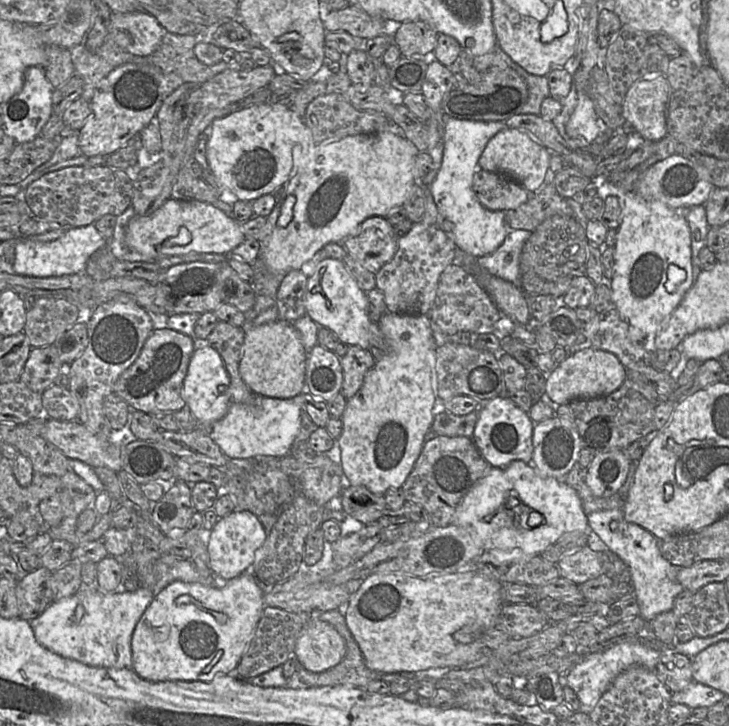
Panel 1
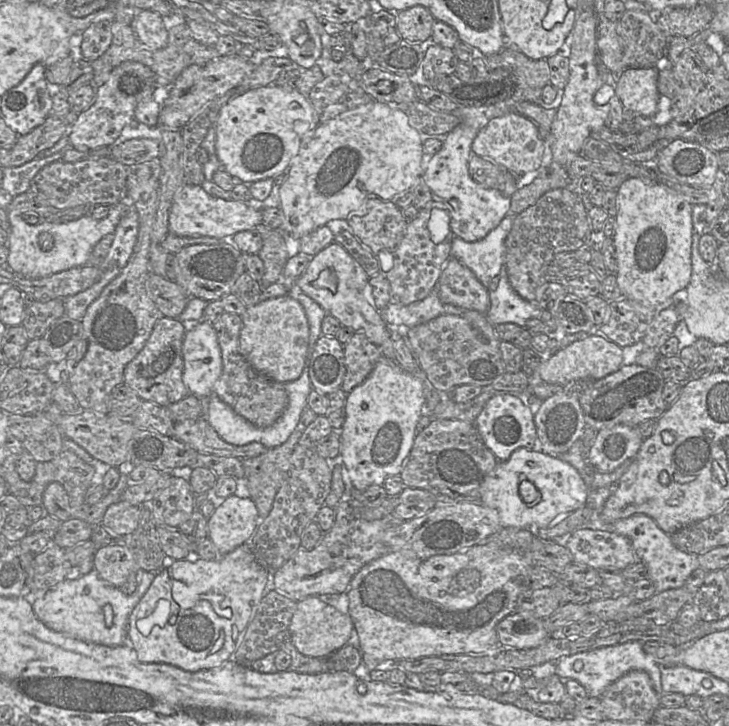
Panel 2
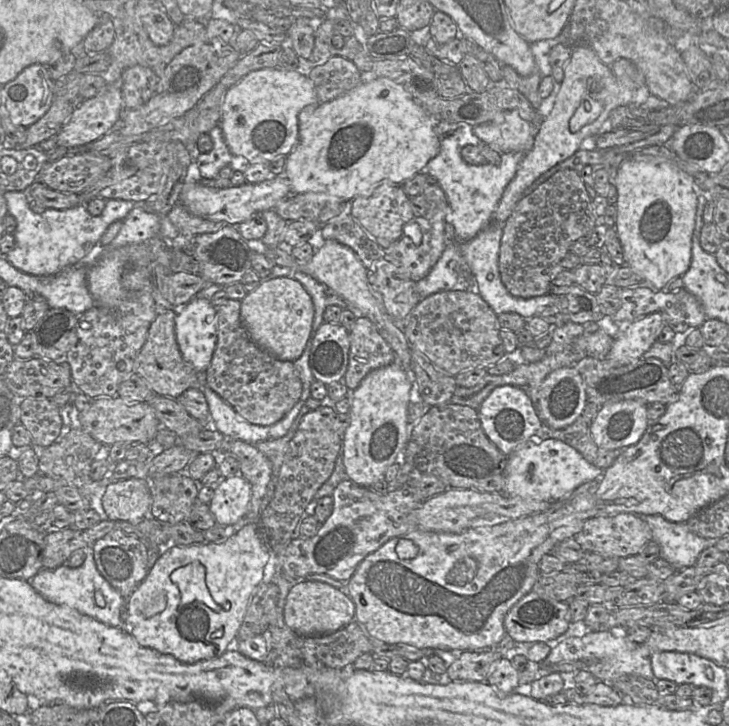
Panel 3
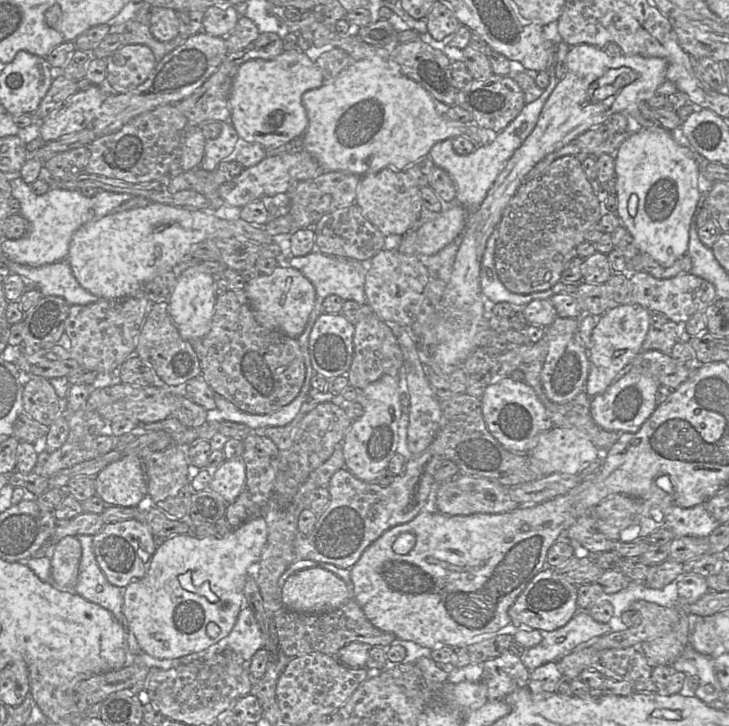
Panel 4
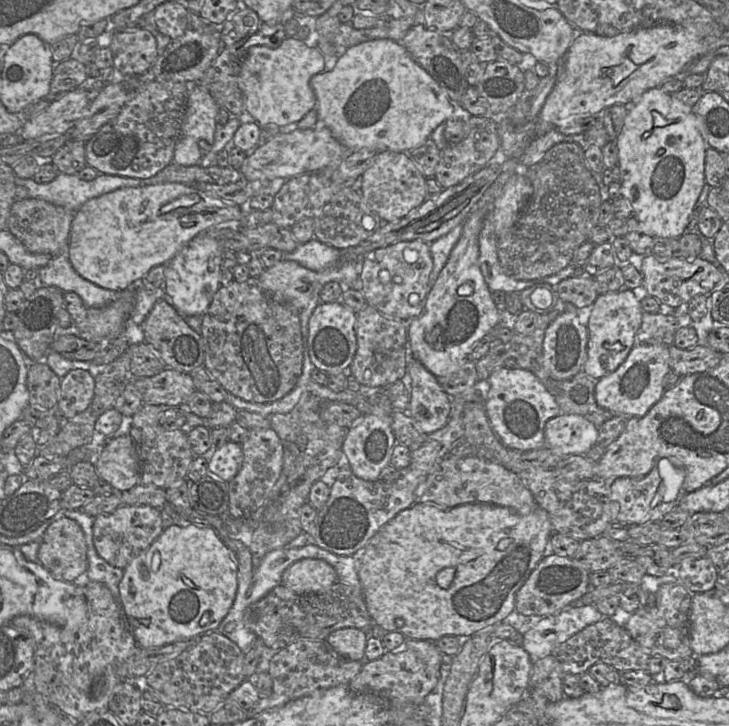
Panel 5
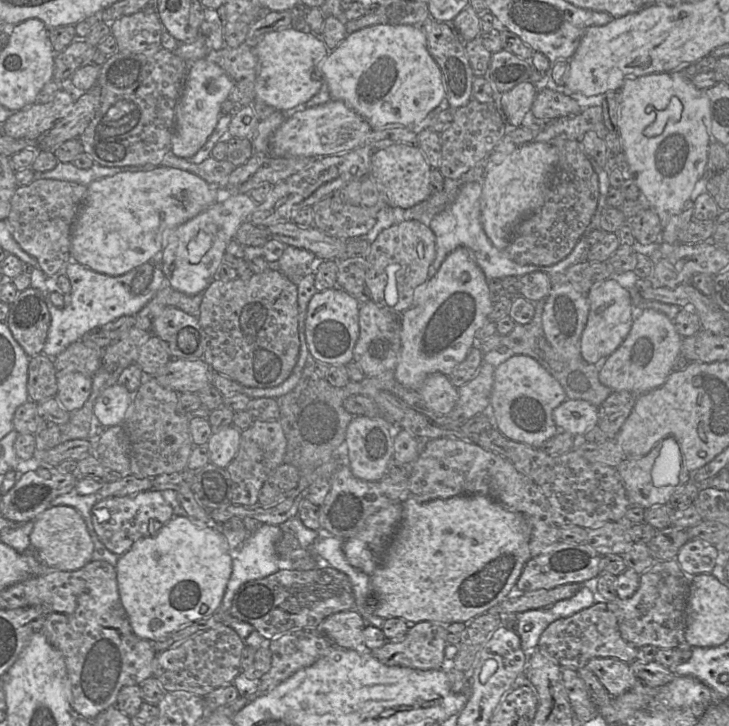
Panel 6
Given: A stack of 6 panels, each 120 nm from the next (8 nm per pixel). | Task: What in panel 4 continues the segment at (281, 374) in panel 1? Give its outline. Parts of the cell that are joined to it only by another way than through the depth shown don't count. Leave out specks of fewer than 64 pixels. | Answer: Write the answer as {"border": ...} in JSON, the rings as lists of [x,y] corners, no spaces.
{"border":[[[277,264],[269,274],[259,274],[244,288],[257,322],[266,329],[298,338],[303,332],[315,302],[313,284],[289,264]]]}

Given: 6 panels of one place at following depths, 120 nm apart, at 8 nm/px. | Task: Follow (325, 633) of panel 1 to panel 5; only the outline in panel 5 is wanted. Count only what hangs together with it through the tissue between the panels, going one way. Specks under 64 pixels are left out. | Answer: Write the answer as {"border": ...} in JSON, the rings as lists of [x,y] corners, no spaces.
{"border":[[[301,559],[283,573],[282,584],[297,594],[325,592],[338,581],[335,569],[326,561]]]}

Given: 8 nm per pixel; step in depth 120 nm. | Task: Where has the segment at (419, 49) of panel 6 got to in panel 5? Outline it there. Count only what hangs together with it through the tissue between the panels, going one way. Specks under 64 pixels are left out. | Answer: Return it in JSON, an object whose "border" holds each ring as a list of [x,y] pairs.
{"border":[[[387,38],[375,39],[348,48],[328,72],[314,75],[310,86],[316,97],[315,127],[327,127],[333,137],[349,151],[362,148],[374,151],[408,153],[421,147],[433,131],[458,113],[436,81],[418,65],[400,42]]]}

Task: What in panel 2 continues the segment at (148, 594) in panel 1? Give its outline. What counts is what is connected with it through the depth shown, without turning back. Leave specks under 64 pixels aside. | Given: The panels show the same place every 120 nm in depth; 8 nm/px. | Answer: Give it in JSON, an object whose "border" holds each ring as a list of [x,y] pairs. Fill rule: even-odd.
{"border":[[[96,569],[91,570],[85,575],[70,575],[55,586],[51,587],[44,593],[44,595],[37,598],[32,604],[33,610],[42,623],[56,632],[94,644],[101,644],[110,647],[124,645],[128,643],[130,616],[134,608],[149,589],[155,575],[156,573],[154,572],[144,571],[141,576],[140,584],[136,591],[131,595],[124,593],[120,588],[116,588],[102,579]],[[106,604],[111,606],[113,613],[112,620],[107,620],[107,622],[103,609]]]}

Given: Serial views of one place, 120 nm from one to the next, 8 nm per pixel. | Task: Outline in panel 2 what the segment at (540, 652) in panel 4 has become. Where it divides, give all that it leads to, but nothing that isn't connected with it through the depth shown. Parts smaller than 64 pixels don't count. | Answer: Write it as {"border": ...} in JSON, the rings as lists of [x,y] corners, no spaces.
{"border":[[[630,641],[624,644],[607,646],[560,658],[555,665],[556,674],[561,680],[577,680],[586,690],[588,697],[600,698],[606,689],[621,676],[630,671],[646,672],[652,682],[655,692],[663,694],[660,667],[653,657],[643,650],[642,643]]]}

